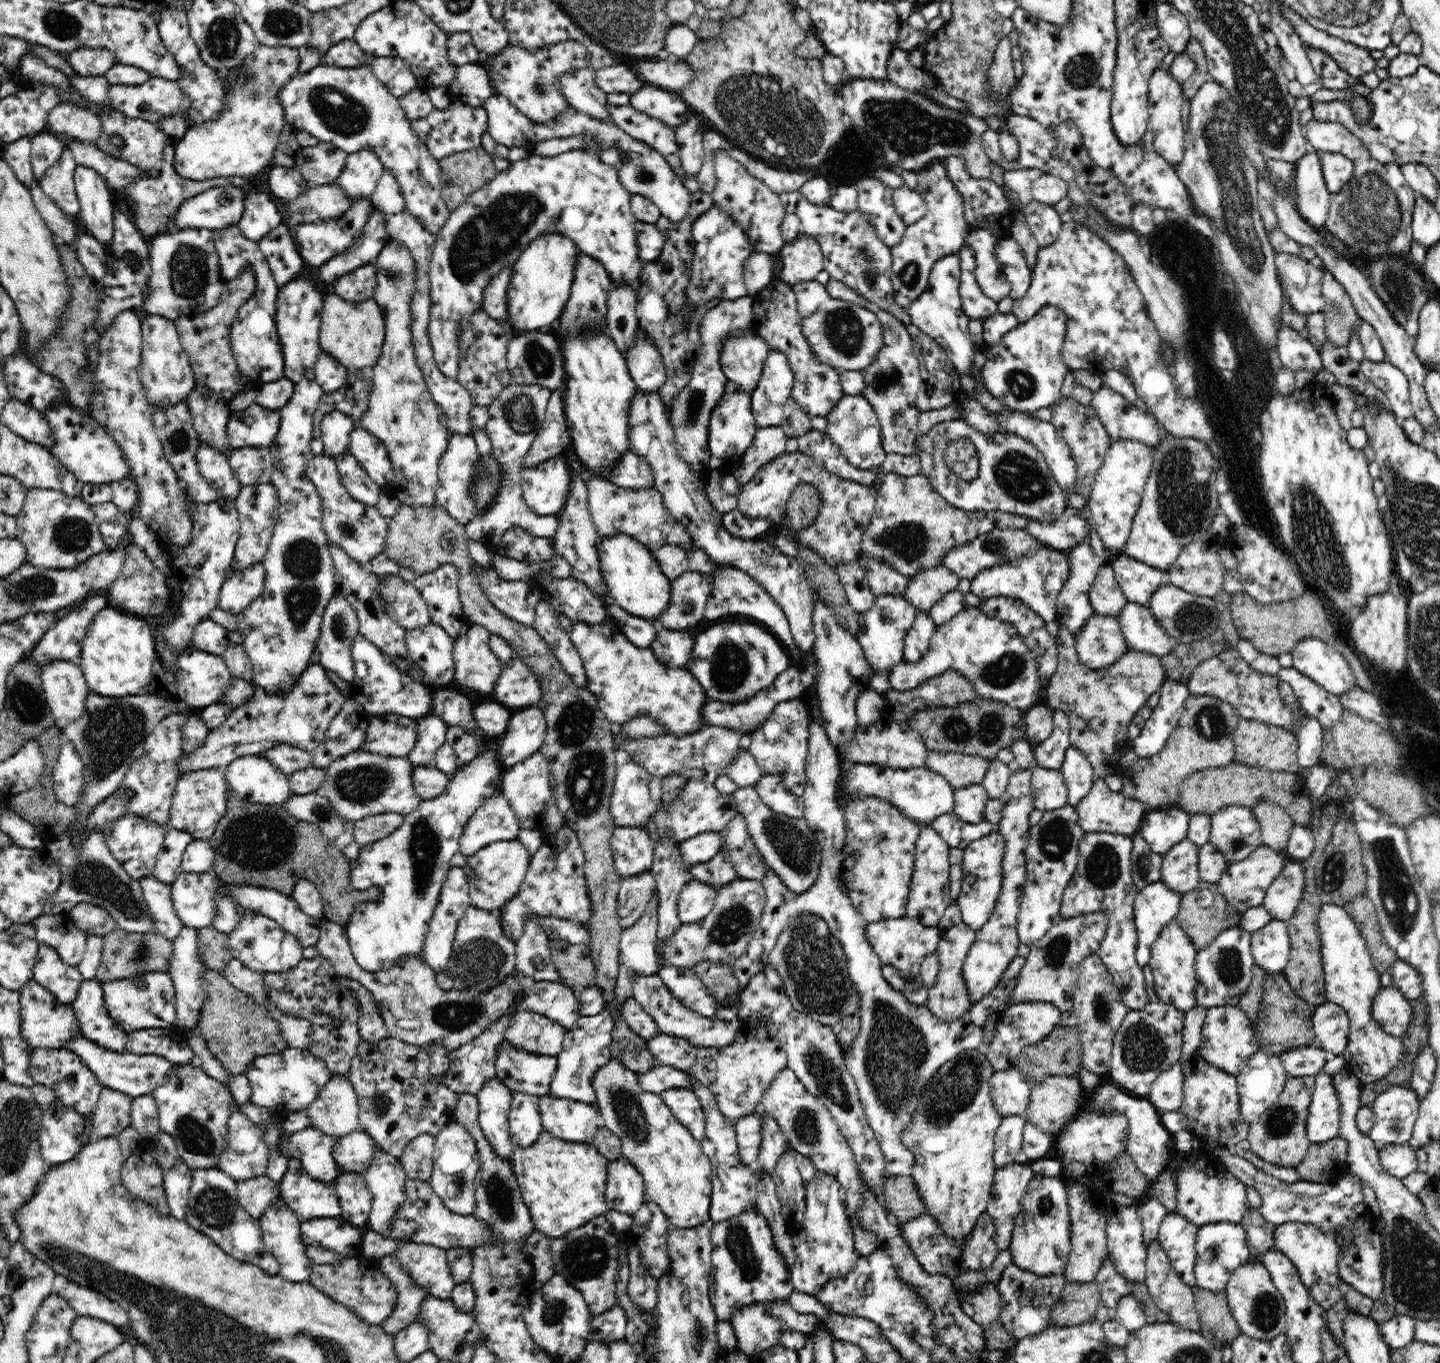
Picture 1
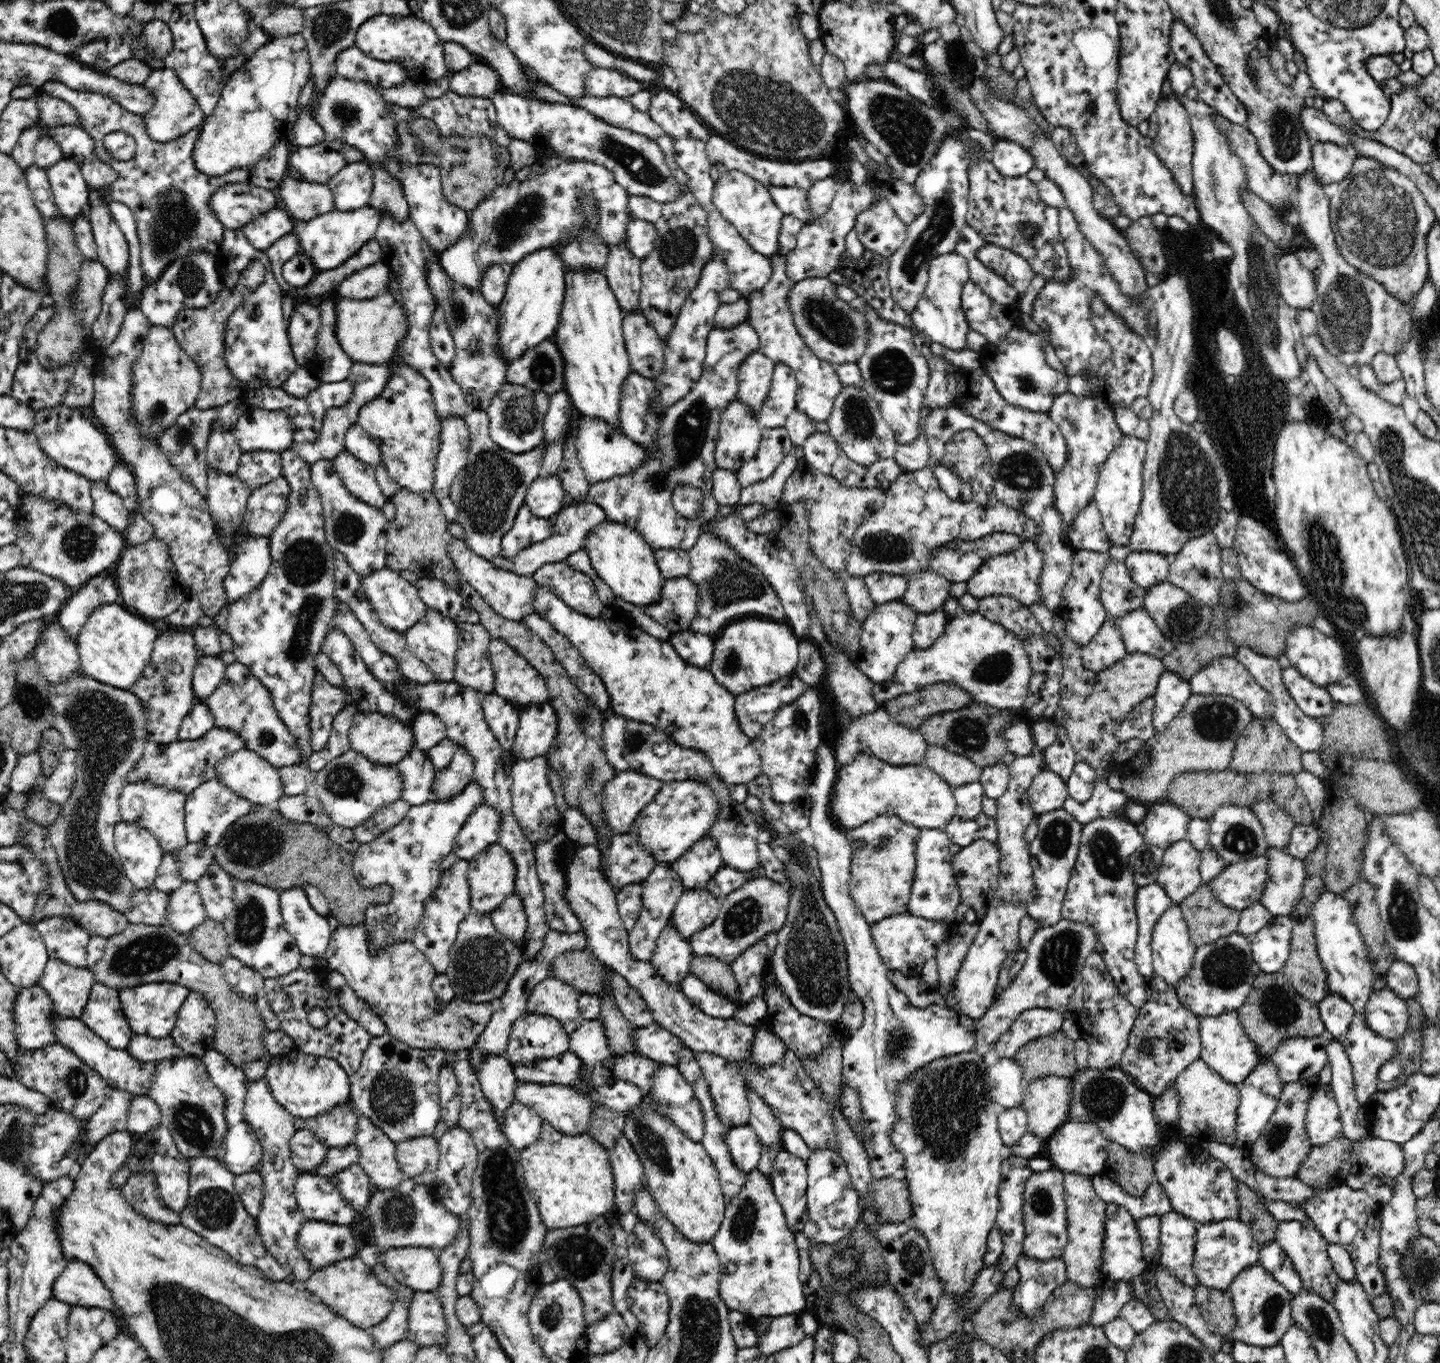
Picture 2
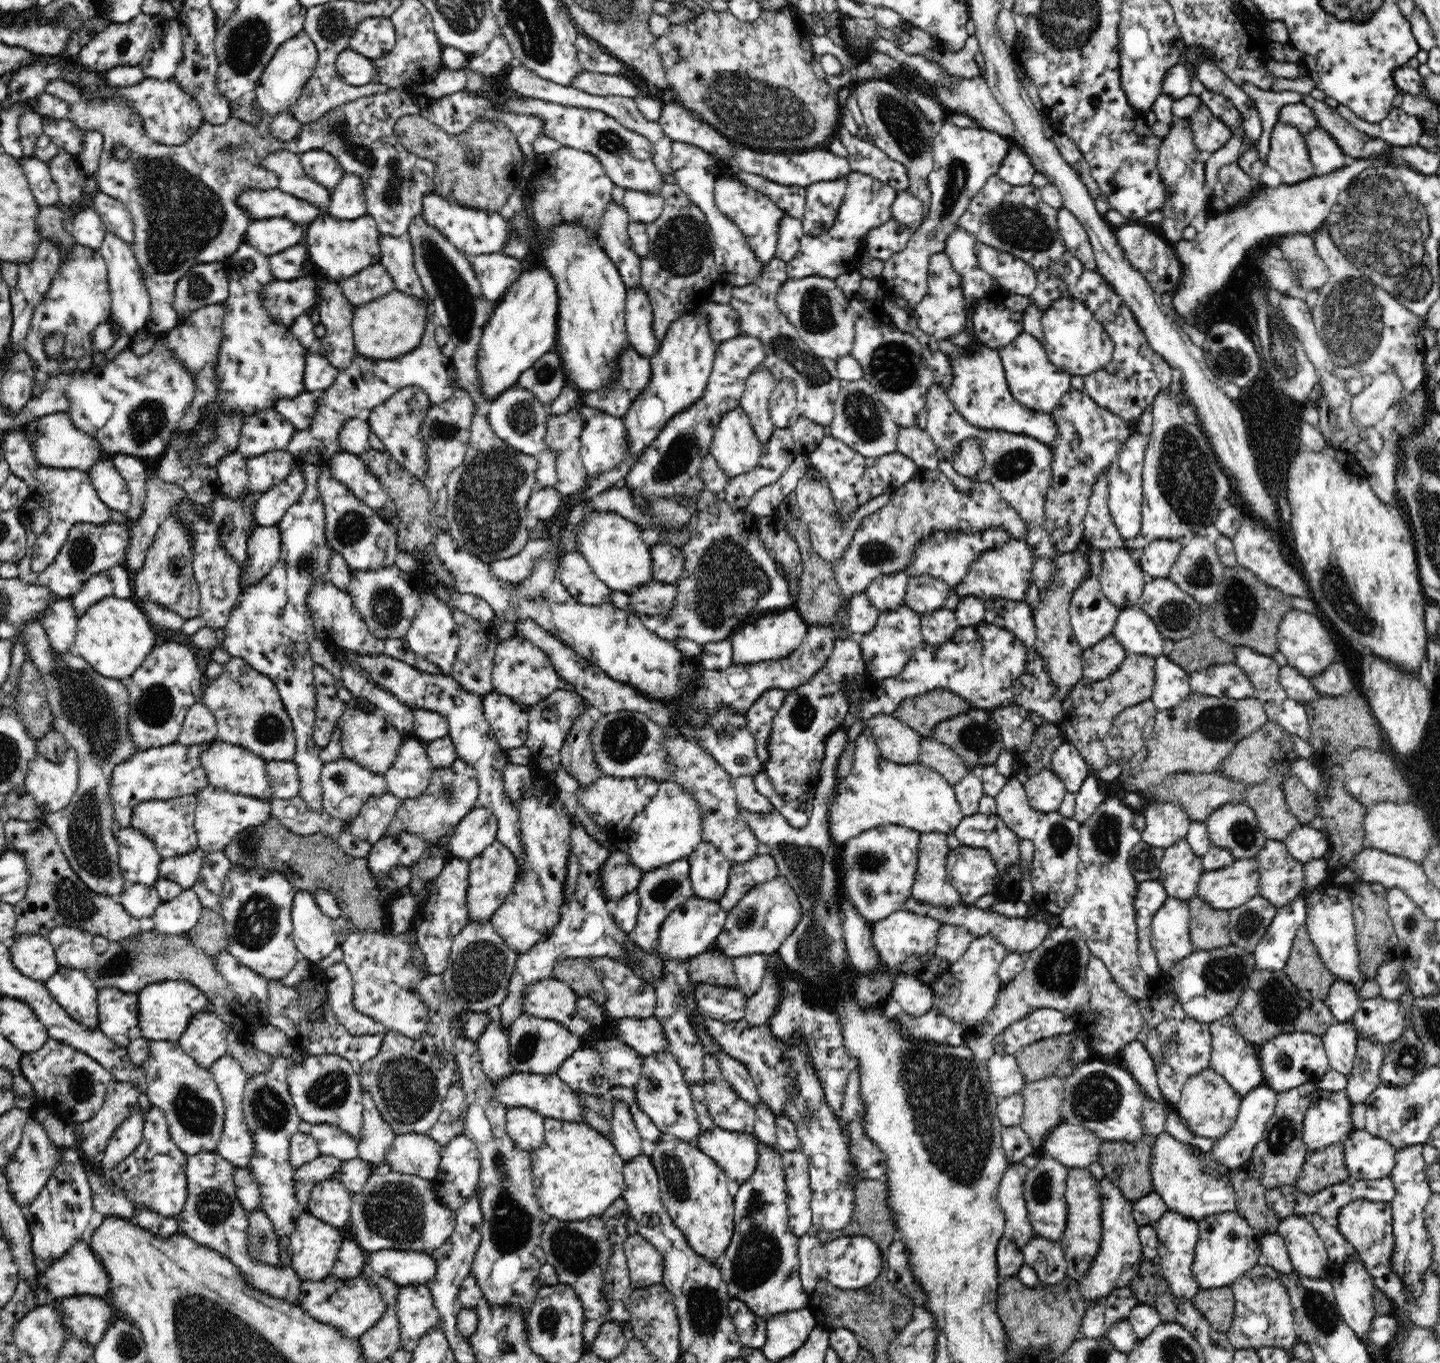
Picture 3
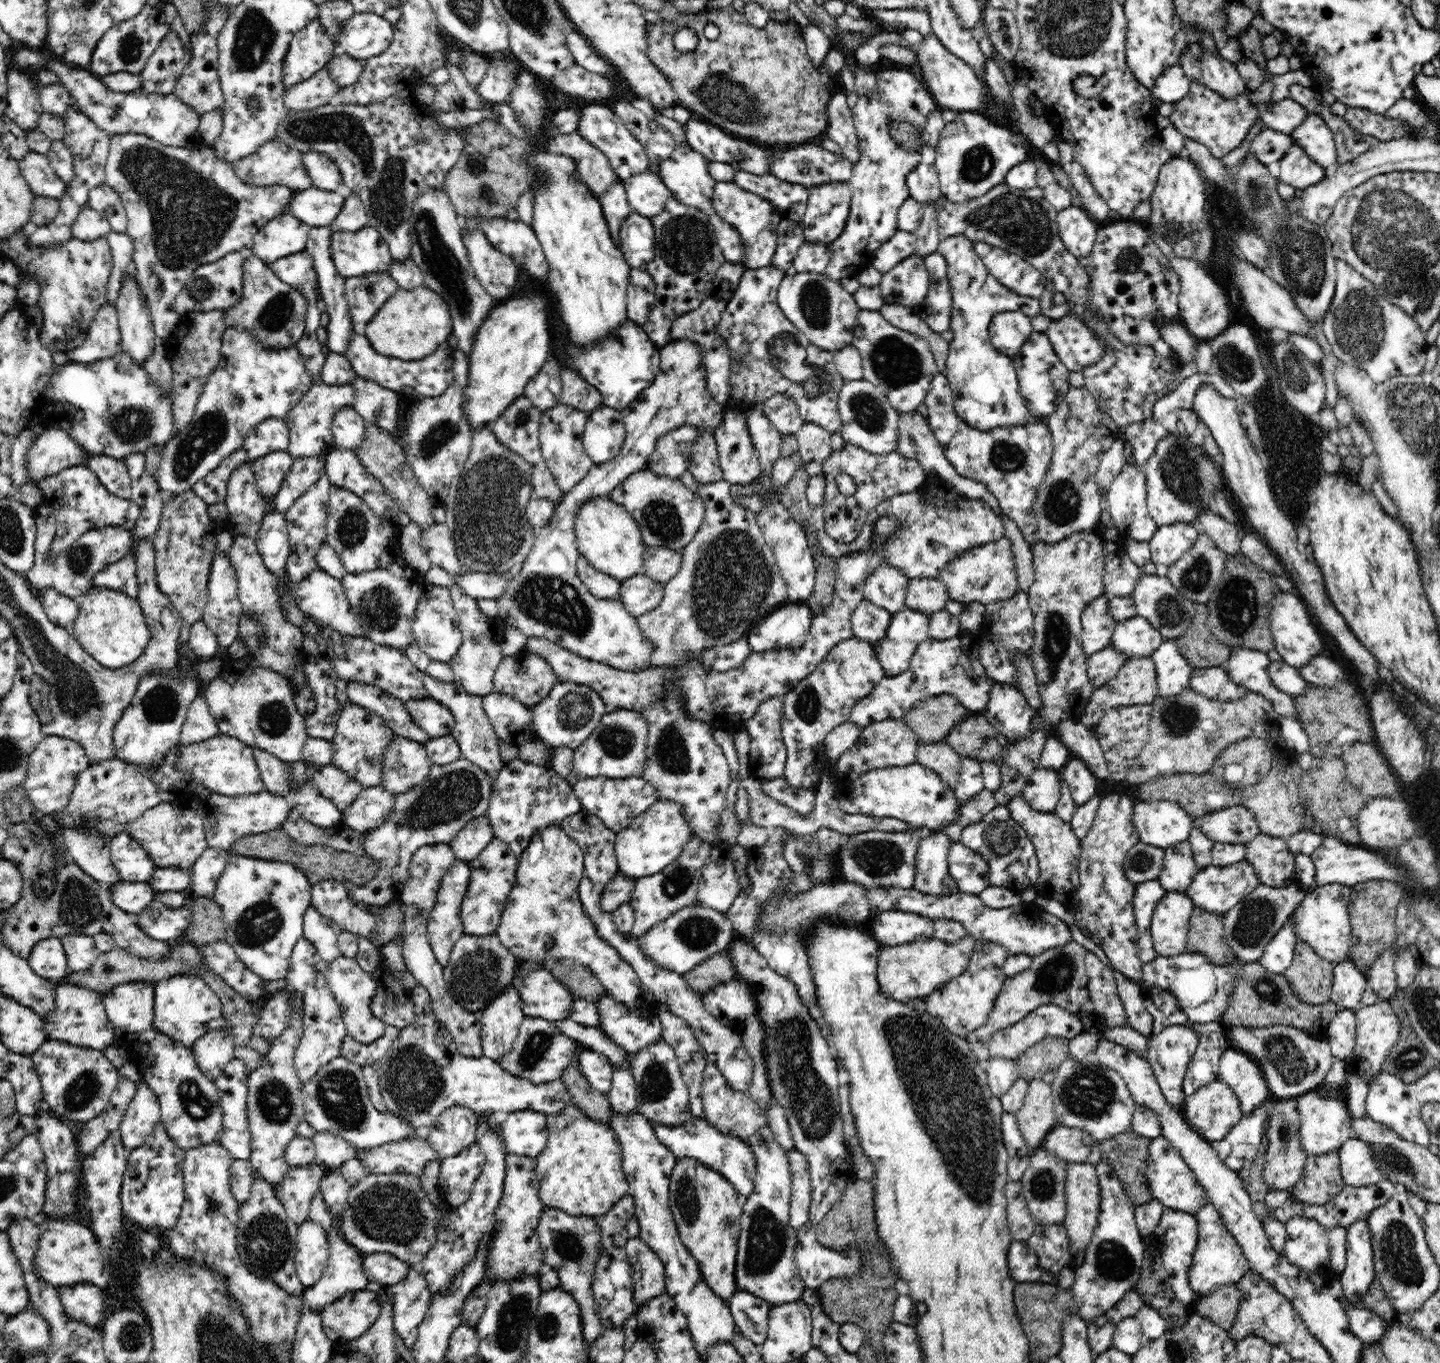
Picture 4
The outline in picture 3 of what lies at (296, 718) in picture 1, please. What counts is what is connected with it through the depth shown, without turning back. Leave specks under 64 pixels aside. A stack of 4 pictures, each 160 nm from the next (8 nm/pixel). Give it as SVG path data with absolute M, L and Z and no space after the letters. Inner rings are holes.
M316 665L313 673L317 689L313 739L320 748L324 748L331 738L332 730L346 710L346 704L338 698L337 689L340 684L328 670ZM214 740L184 746L176 741L174 744L140 751L130 760L122 762L112 774L110 790L117 829L131 826L130 814L138 802L176 798L184 794L196 795L210 785L202 767L202 754L212 743Z

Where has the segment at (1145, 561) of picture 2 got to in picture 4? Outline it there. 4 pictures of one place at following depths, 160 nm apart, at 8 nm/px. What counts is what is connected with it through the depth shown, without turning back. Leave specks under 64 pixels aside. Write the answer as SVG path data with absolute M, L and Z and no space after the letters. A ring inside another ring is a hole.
M1192 523L1158 527L1146 545L1149 552L1148 560L1155 566L1163 564L1168 568L1190 550L1196 538L1198 534Z

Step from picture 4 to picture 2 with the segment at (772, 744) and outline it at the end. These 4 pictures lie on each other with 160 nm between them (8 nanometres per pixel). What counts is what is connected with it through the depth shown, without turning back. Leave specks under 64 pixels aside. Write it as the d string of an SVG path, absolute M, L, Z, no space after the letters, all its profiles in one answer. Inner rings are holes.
M788 674L768 686L754 687L735 695L732 709L742 733L755 739L764 725L776 716L780 707L797 700L807 688L795 674Z

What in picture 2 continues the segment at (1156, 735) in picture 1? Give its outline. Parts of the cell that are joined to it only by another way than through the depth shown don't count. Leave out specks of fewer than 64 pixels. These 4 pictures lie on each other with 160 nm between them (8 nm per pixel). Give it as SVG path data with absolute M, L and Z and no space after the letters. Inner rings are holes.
M1166 670L1160 677L1154 694L1155 709L1152 714L1154 735L1163 733L1173 718L1191 698L1192 690L1188 681L1176 673Z

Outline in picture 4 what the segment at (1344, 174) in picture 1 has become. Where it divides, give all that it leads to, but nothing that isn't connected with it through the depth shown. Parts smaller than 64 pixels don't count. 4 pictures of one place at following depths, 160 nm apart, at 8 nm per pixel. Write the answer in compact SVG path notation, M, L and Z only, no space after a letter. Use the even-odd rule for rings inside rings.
M1308 113L1304 122L1290 135L1306 155L1325 171L1338 164L1338 152L1332 131L1318 113Z

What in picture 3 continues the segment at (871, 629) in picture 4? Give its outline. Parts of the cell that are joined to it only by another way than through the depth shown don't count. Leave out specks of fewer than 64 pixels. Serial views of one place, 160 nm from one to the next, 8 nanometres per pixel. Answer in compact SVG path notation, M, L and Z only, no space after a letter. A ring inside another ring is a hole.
M864 592L852 594L848 600L848 607L850 631L857 637L867 634L877 624L879 610Z

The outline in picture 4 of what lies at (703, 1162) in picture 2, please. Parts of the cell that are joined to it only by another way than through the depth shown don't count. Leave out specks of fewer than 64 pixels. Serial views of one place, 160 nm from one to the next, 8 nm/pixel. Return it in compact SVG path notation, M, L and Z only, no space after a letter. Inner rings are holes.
M689 1156L677 1157L668 1183L670 1212L684 1247L698 1261L701 1275L708 1286L726 1301L738 1292L734 1281L734 1266L744 1202L746 1197L738 1194L732 1183L720 1173Z

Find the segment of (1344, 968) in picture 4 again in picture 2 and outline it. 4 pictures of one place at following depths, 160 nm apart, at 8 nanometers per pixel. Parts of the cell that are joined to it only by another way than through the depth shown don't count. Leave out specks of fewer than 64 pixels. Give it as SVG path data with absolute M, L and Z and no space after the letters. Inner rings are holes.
M1329 993L1318 1003L1318 1008L1327 1037L1336 1041L1342 1040L1354 1016L1352 1005L1340 995Z

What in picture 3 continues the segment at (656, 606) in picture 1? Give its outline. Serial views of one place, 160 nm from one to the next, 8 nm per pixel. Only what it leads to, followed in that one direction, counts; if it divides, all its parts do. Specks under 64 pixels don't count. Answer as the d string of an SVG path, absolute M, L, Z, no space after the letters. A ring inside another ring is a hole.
M594 511L579 526L575 541L578 543L578 551L588 561L594 574L608 585L610 590L628 595L634 589L654 580L650 545L644 543L643 531L635 522L619 514Z

